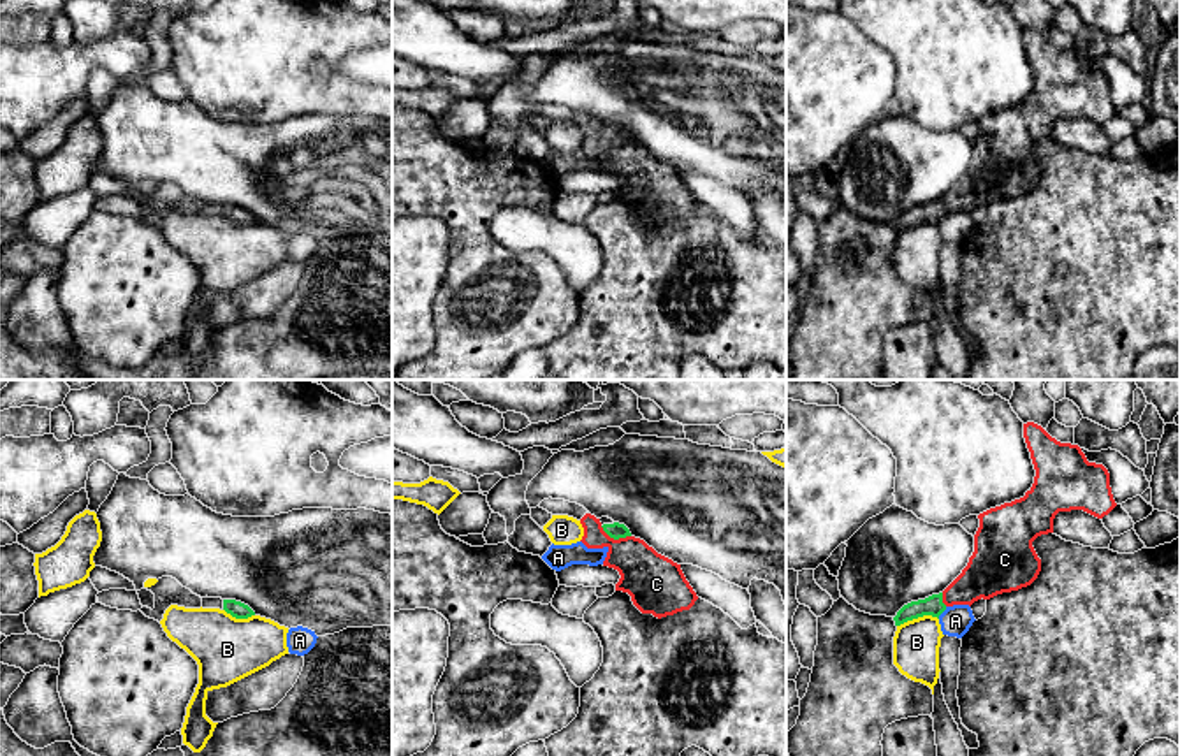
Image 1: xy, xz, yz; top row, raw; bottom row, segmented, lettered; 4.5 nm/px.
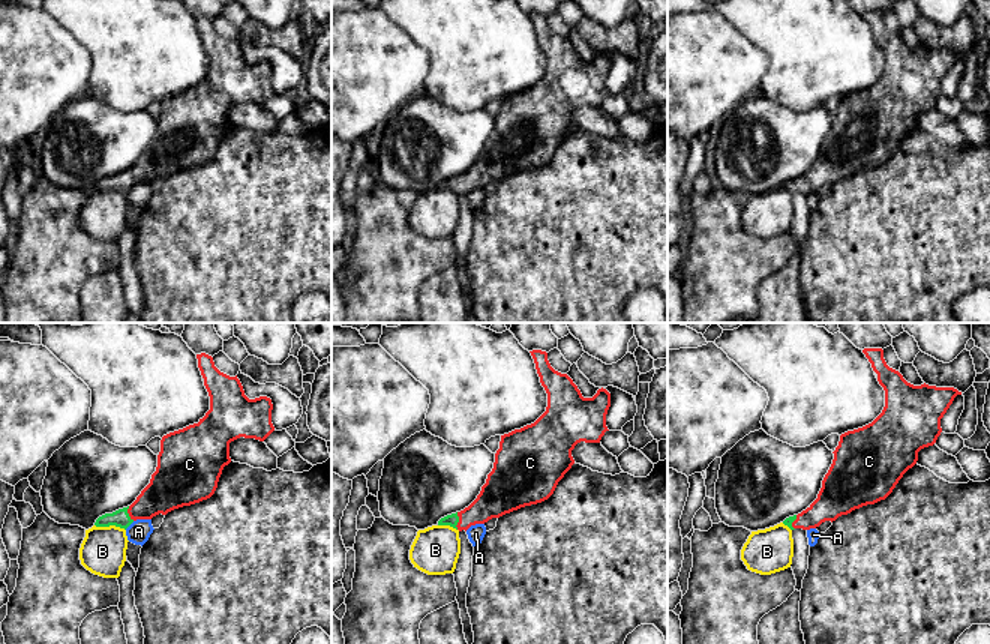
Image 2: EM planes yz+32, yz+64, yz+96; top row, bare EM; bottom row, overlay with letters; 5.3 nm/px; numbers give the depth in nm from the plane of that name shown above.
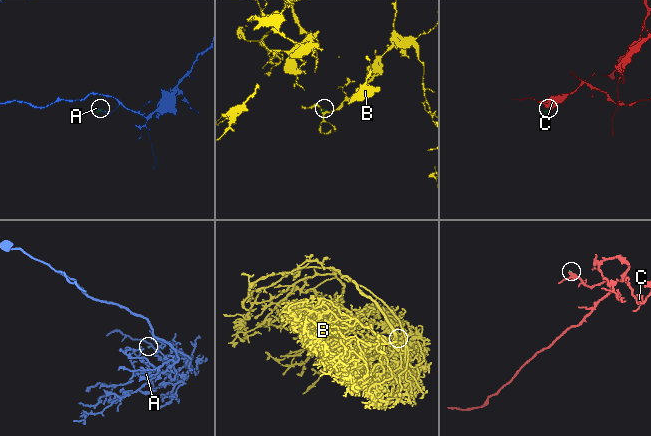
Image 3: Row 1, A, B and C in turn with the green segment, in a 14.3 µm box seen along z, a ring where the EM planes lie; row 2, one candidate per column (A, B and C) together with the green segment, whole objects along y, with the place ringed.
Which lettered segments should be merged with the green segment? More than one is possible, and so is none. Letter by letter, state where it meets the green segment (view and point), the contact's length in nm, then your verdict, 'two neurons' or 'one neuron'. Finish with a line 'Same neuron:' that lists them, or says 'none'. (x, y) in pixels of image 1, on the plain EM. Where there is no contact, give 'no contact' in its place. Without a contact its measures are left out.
A: contact yz (943, 217); length 70 nm; two neurons
B: contact yz (917, 224); length 200 nm; two neurons
C: contact xz (616, 145); length 150 nm; one neuron
Same neuron: C

